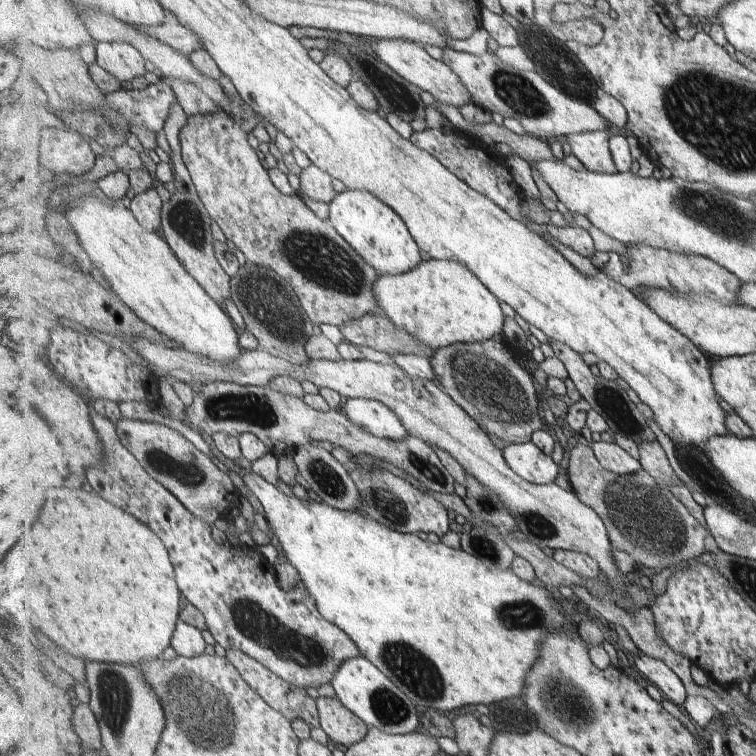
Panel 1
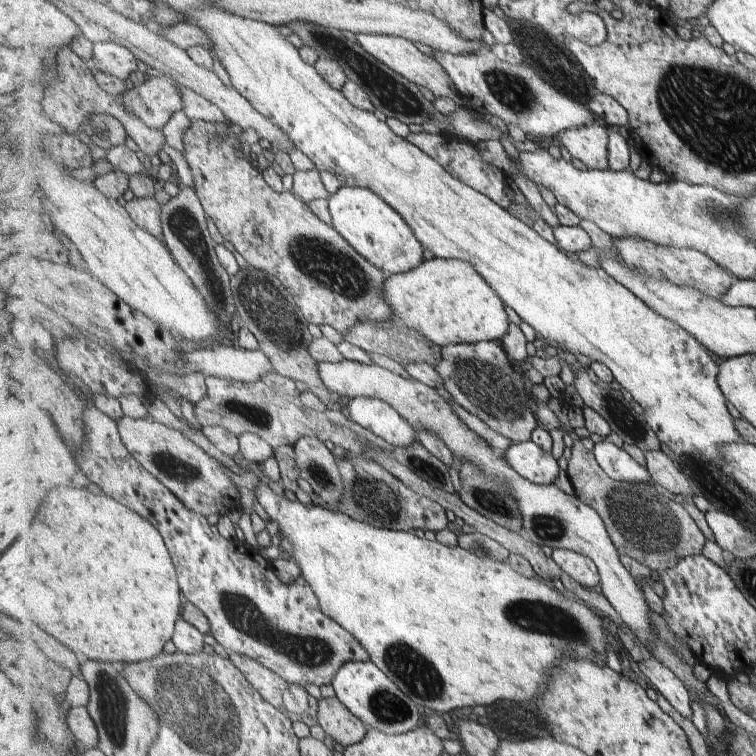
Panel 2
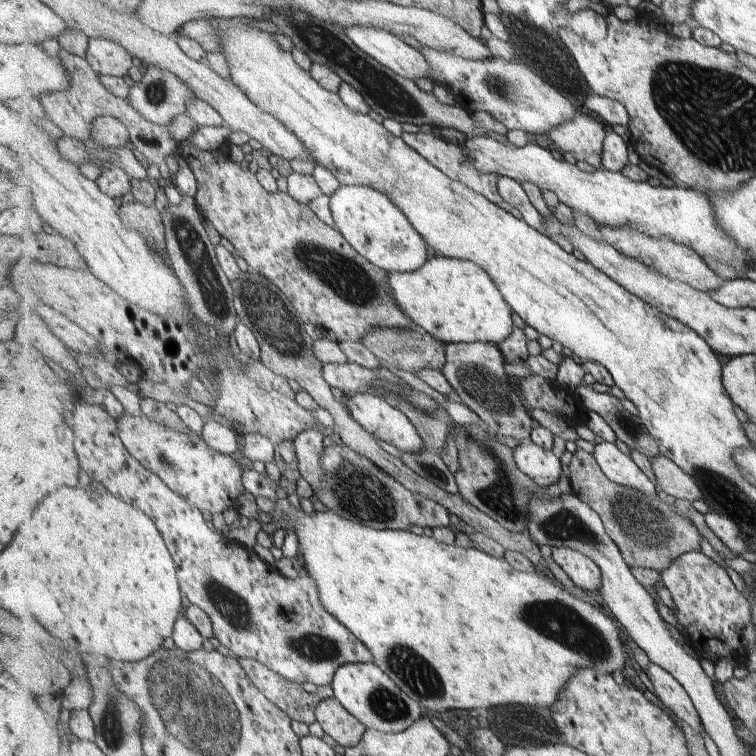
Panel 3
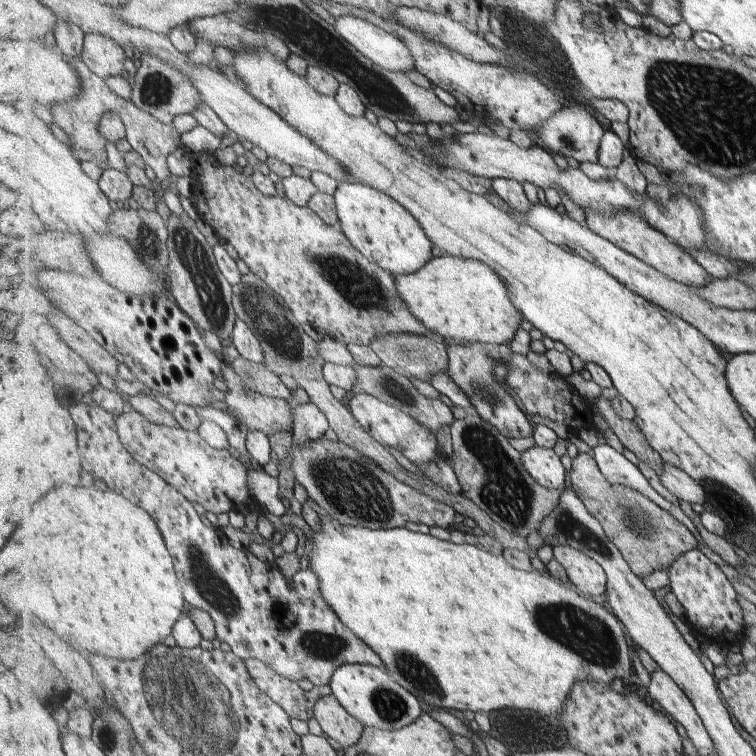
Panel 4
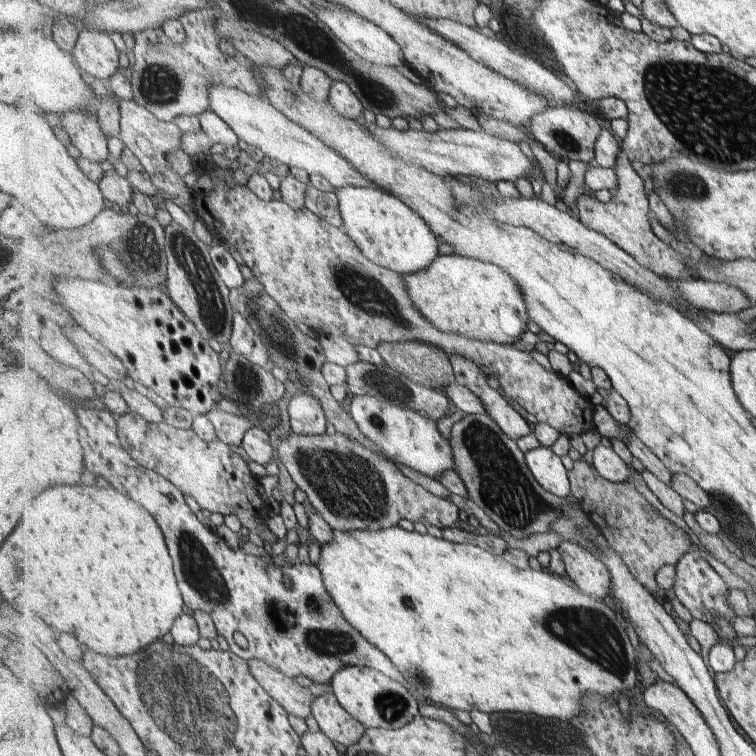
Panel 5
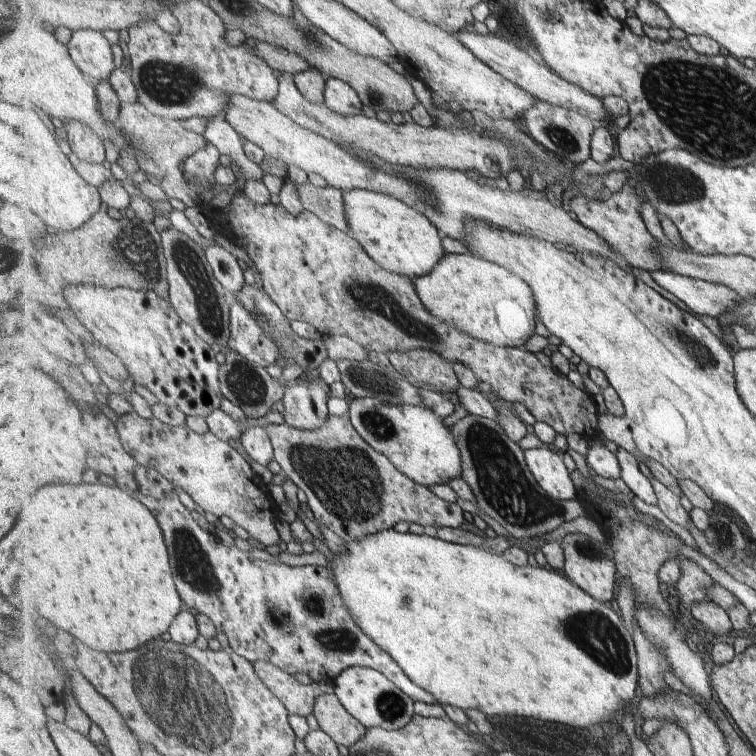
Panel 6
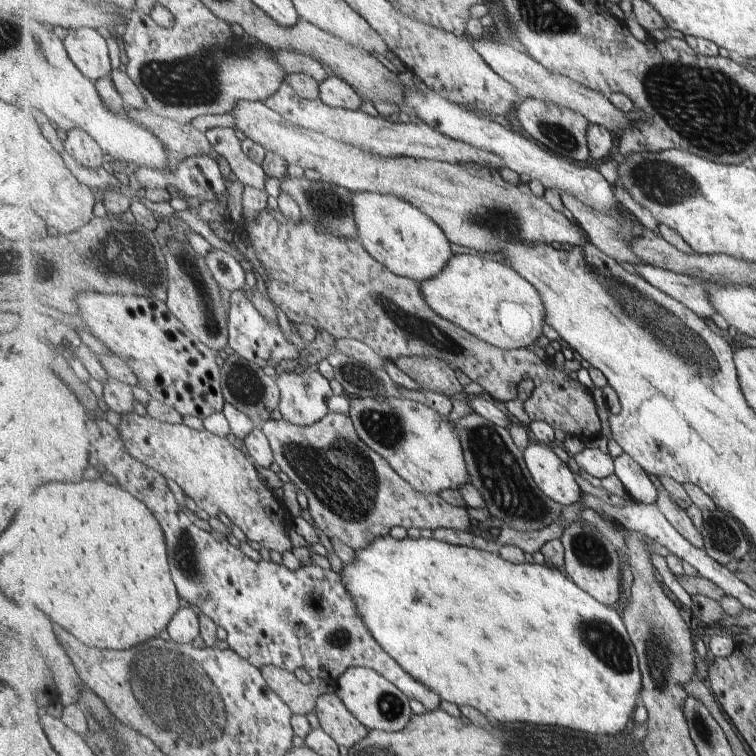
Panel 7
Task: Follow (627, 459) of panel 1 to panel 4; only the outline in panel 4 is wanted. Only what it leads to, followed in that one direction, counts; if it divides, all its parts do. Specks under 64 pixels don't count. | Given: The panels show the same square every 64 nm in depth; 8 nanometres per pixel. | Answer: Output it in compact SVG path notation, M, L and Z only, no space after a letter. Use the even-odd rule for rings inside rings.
M609 444L597 445L593 450L593 456L599 466L600 472L607 480L612 484L630 487L645 494L653 504L671 514L671 517L679 520L681 524L685 524L693 532L693 536L697 538L698 544L707 546L695 525L682 511L682 508L679 505L669 503L664 497L661 497L647 481L639 466L635 467L635 464L631 460L627 460L623 454L619 453Z

